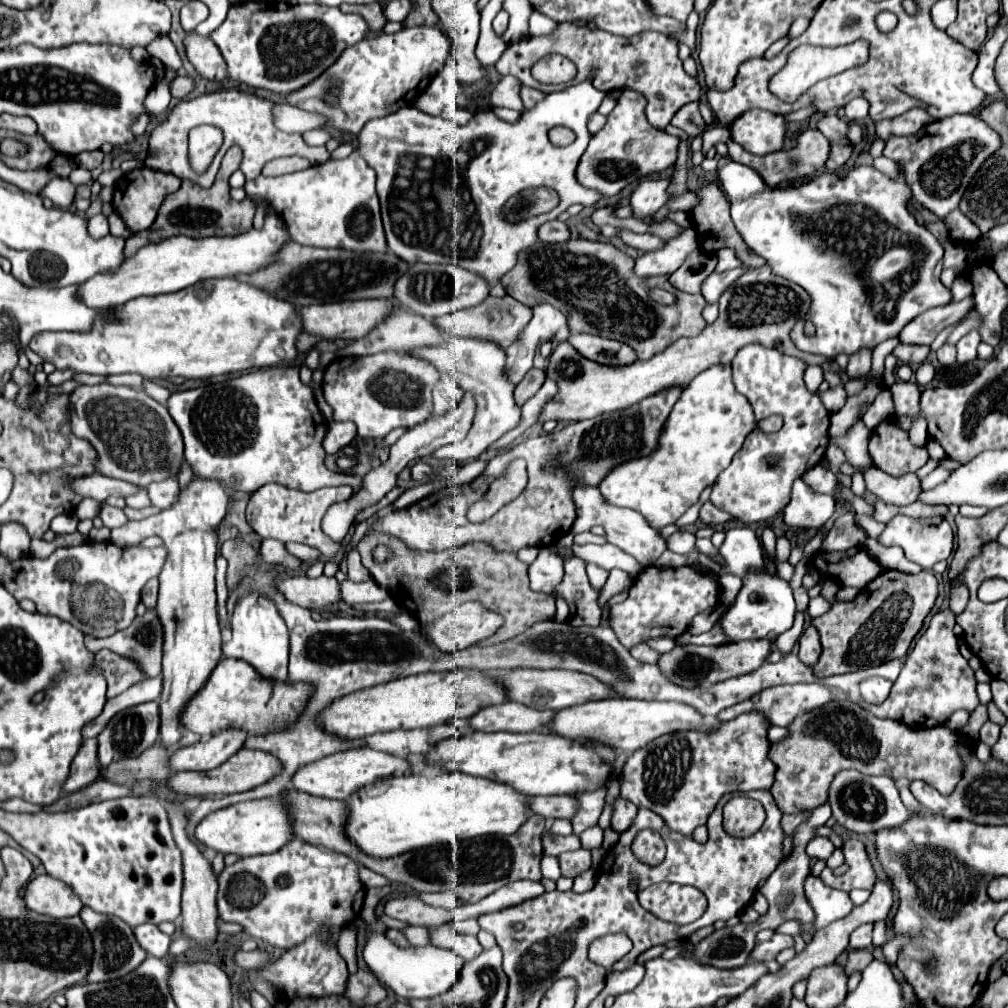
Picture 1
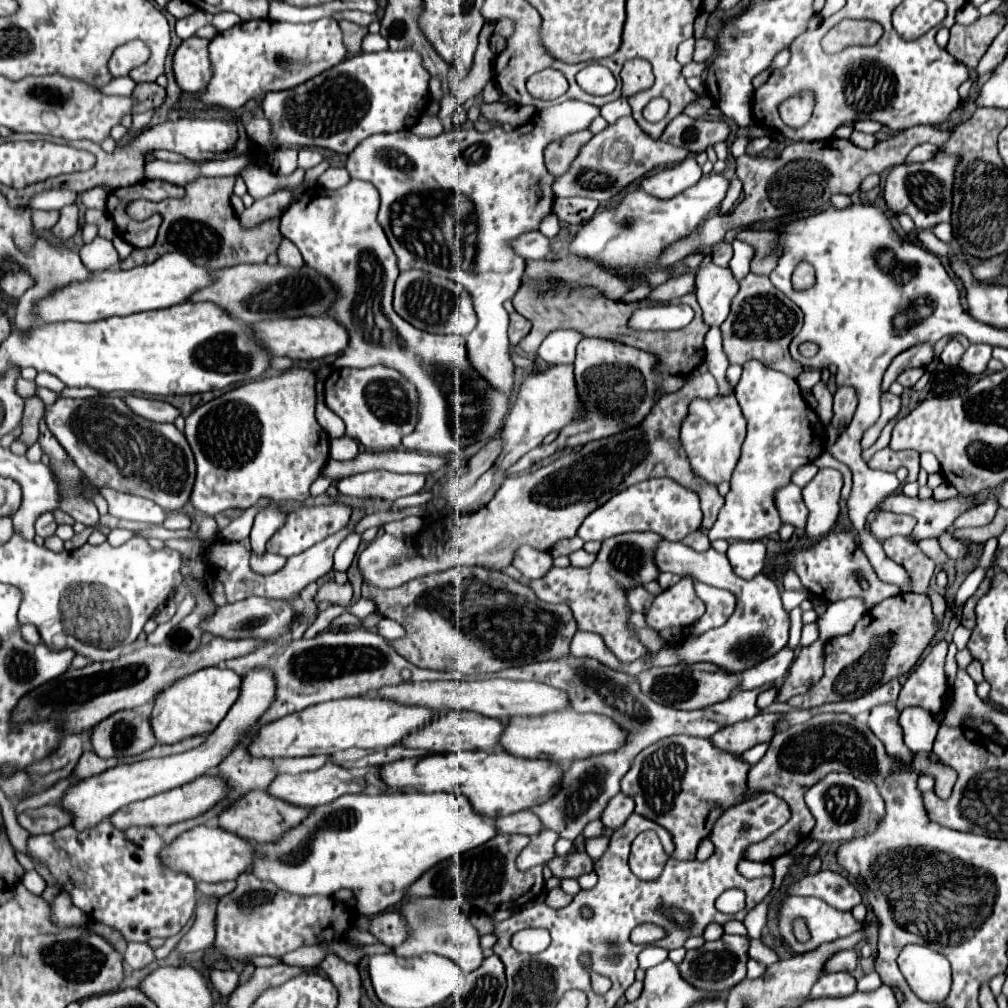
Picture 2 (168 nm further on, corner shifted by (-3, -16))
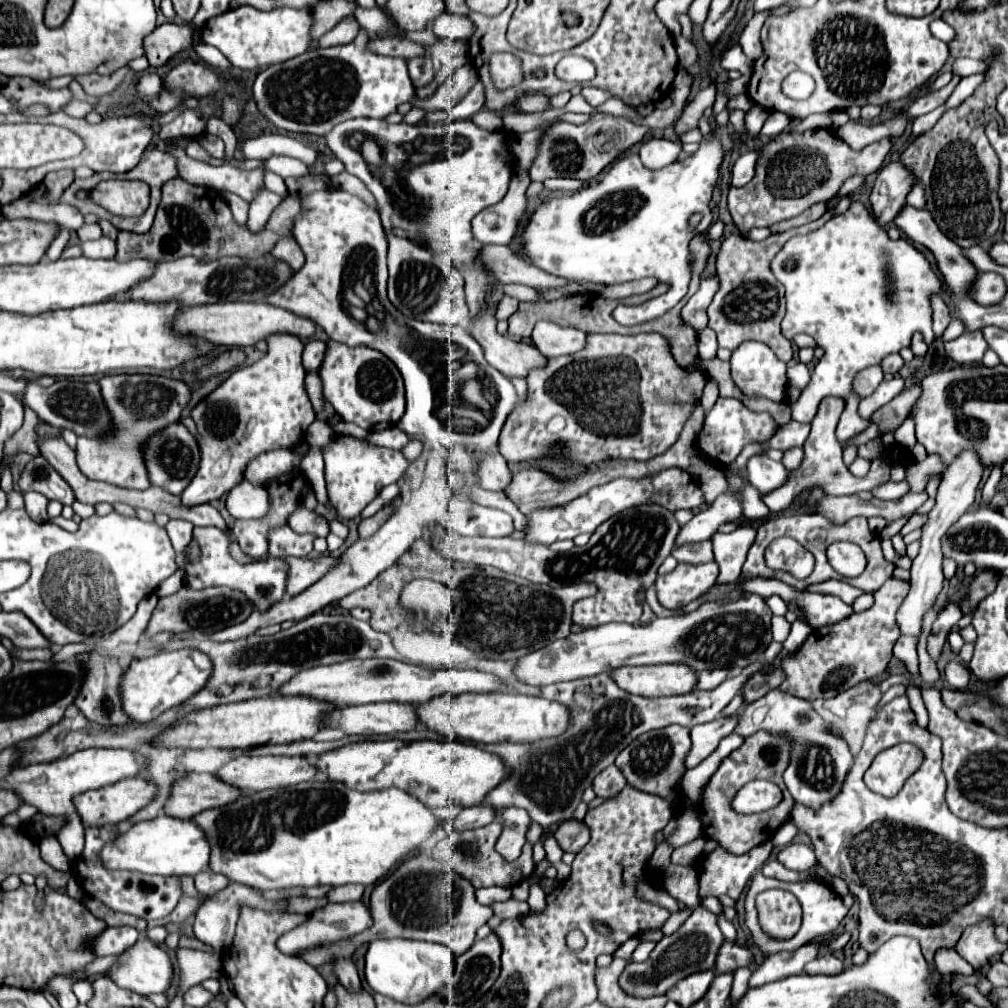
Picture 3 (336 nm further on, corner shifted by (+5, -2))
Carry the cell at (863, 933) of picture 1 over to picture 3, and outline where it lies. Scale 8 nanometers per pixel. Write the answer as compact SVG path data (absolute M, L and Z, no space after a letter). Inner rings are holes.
M810 942L802 946L802 950L794 950L794 954L772 954L768 956L750 976L748 988L758 988L768 982L776 982L778 978L788 978L794 974L802 974L806 962L814 960L820 954L822 944Z

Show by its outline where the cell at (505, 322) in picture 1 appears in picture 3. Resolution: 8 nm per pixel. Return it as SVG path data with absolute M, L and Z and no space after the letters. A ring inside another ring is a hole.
M505 295L497 306L495 313L496 320L507 321L508 318L510 318L510 316L512 316L512 314L518 310L518 304L520 304L520 302L518 302L516 298L510 298L510 296Z

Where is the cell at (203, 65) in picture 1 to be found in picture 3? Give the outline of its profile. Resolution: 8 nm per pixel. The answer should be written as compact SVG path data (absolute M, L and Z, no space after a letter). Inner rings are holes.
M174 22L160 24L144 38L144 44L142 44L144 56L148 58L150 66L162 66L180 50L192 46L194 36L196 36L194 26L184 26Z

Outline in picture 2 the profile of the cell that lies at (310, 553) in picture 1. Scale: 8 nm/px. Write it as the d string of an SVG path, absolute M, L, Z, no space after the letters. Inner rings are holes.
M266 552L262 558L258 558L258 556L252 554L252 560L250 560L250 566L254 568L254 572L260 572L260 574L278 572L284 564L286 564L286 558L270 554L270 552Z

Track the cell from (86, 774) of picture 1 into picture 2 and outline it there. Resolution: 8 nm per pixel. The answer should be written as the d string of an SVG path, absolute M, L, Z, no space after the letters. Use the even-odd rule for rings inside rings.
M70 776L70 778L58 780L54 786L50 786L50 788L46 788L46 790L38 792L36 796L30 796L30 798L26 798L26 800L18 802L18 804L16 804L16 814L24 812L24 810L30 810L30 808L46 806L46 804L58 804L58 802L62 800L64 792L66 792L70 786L78 784L80 780L82 780L82 778L78 778L78 776Z

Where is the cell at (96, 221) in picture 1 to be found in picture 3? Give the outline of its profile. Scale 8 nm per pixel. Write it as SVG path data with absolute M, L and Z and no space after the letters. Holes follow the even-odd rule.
M102 236L100 240L94 240L94 242L82 242L80 246L82 246L84 256L88 256L88 258L106 258L106 260L110 260L116 254L116 244L106 236Z

